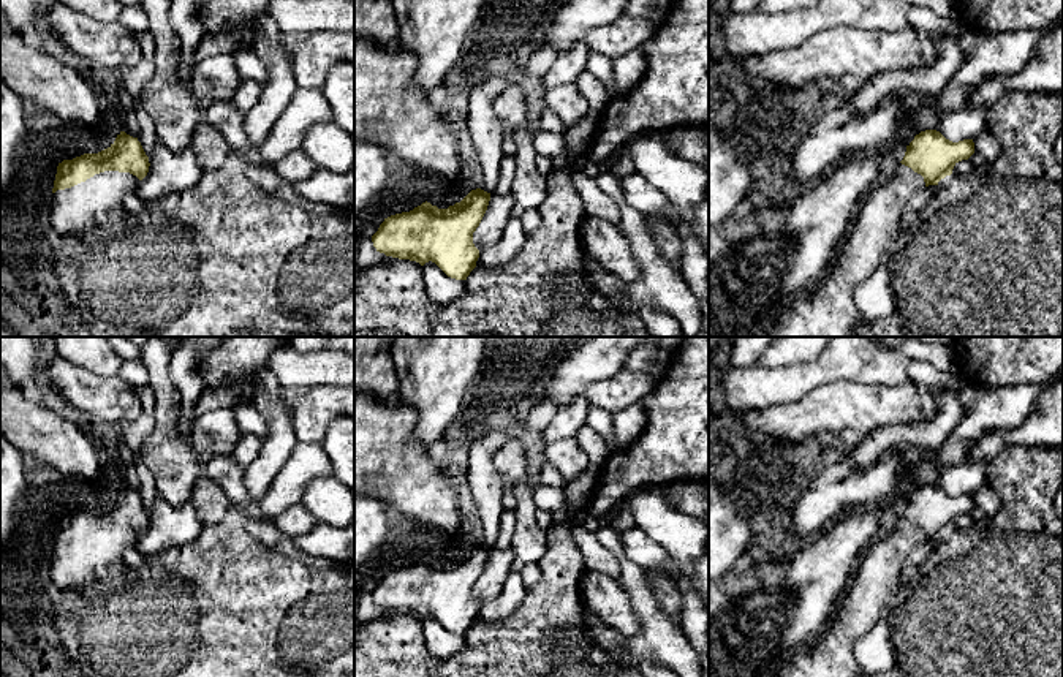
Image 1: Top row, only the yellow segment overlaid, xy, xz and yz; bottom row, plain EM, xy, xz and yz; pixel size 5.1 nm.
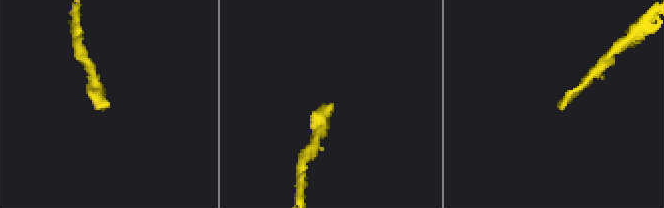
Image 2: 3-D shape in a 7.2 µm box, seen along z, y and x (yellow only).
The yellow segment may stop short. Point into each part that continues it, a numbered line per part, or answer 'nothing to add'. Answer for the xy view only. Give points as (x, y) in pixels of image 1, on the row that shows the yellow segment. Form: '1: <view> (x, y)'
1: xy (100, 198)

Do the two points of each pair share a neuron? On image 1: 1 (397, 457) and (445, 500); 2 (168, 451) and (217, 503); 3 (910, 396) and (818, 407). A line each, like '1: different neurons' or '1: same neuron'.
1: same neuron
2: different neurons
3: same neuron

